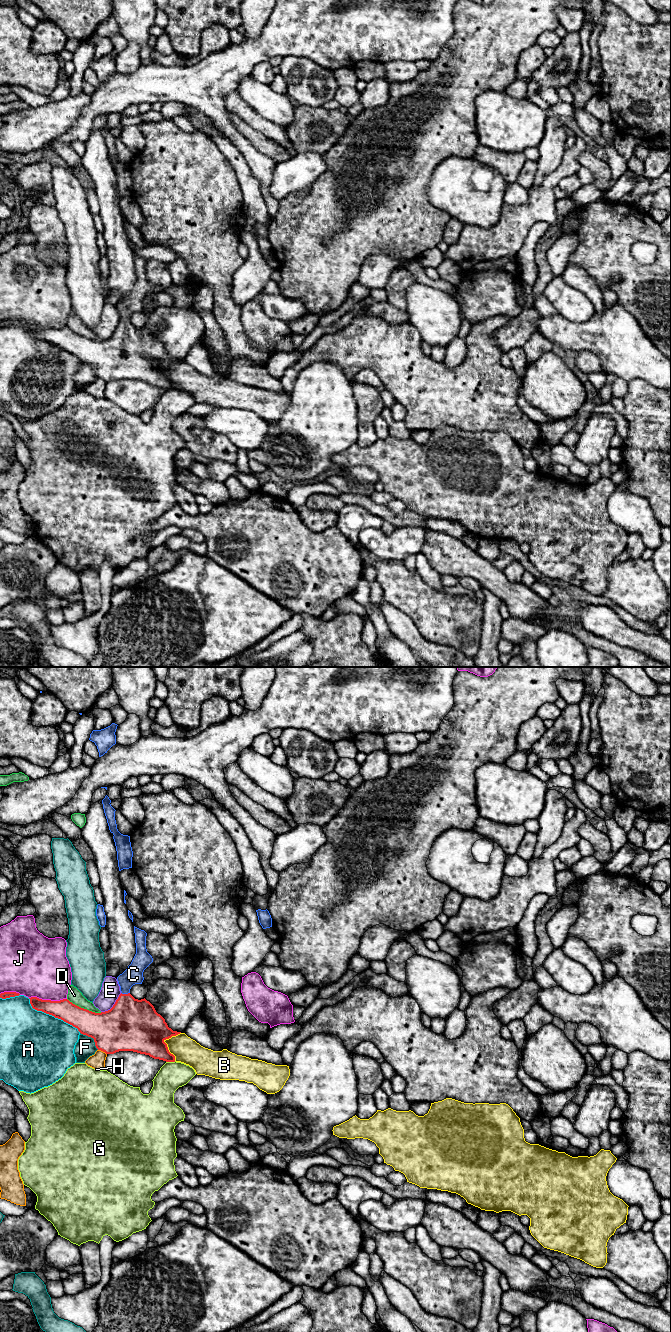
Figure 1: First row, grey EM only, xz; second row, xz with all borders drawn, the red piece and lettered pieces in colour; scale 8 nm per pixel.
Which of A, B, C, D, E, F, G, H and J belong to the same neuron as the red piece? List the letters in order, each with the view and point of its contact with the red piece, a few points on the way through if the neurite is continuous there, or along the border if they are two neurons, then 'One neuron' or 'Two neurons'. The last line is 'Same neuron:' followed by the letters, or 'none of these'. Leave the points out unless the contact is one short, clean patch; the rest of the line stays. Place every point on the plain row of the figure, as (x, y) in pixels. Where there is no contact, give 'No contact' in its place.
A: Touches red at xz (52, 343). Two neurons
B: Touches red at xz (165, 371). Two neurons
C: Touches red at xz (125, 322). Path across: xz (131, 352), (125, 322), (125, 310), (133, 302). One neuron
D: Touches red at xz (83, 336). Two neurons
E: Touches red at xz (113, 333). Two neurons
F: Touches red at xz (92, 365). Two neurons
G: Touches red at xz (170, 389). Two neurons
H: Touches red at xz (102, 378). Two neurons
J: Touches red at xz (48, 328). Two neurons
Same neuron: C

